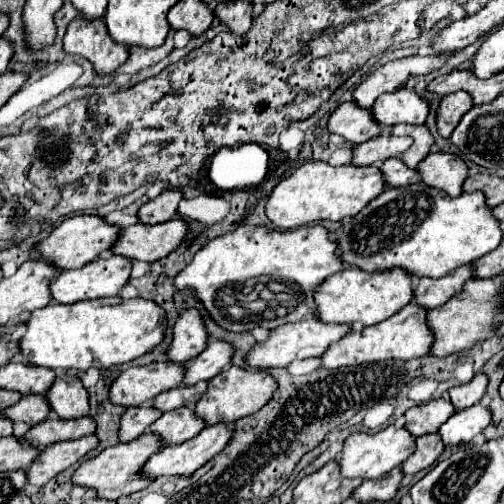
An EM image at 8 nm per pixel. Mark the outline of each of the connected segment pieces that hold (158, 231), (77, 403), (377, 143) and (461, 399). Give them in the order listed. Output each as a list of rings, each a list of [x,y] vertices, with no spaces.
[[[181,218],[167,220],[155,226],[133,224],[119,232],[119,238],[111,246],[113,254],[127,256],[129,260],[155,262],[171,254],[187,234],[187,224]]]
[[[57,376],[51,388],[45,392],[45,398],[51,406],[51,410],[63,418],[79,418],[89,414],[89,396],[83,388],[81,380],[73,376]]]
[[[393,134],[375,136],[375,138],[371,138],[371,140],[361,142],[359,146],[355,146],[351,164],[353,166],[381,164],[387,158],[393,158],[393,156],[403,154],[411,144],[413,144],[413,140],[409,136],[407,138],[397,138]]]
[[[475,374],[471,382],[451,388],[449,396],[451,396],[451,402],[455,402],[455,408],[465,410],[475,402],[479,402],[487,390],[487,382],[489,382],[487,374]]]

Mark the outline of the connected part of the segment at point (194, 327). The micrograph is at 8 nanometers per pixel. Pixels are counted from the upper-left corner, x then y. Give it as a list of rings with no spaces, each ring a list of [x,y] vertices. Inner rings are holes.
[[[195,308],[181,312],[173,326],[173,340],[167,348],[167,360],[181,364],[193,360],[207,346],[207,332],[201,314]]]

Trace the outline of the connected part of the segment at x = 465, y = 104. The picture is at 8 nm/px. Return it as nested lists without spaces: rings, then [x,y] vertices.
[[[455,92],[449,96],[443,96],[437,108],[437,132],[443,138],[449,138],[455,126],[459,124],[461,116],[473,108],[471,96],[467,92]]]

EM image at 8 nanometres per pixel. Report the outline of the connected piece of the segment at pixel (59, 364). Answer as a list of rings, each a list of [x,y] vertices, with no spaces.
[[[99,298],[81,300],[75,304],[47,304],[43,310],[33,310],[25,320],[27,332],[19,340],[19,350],[31,366],[43,368],[109,368],[131,362],[147,354],[163,340],[165,312],[155,302],[145,298],[123,300]]]

